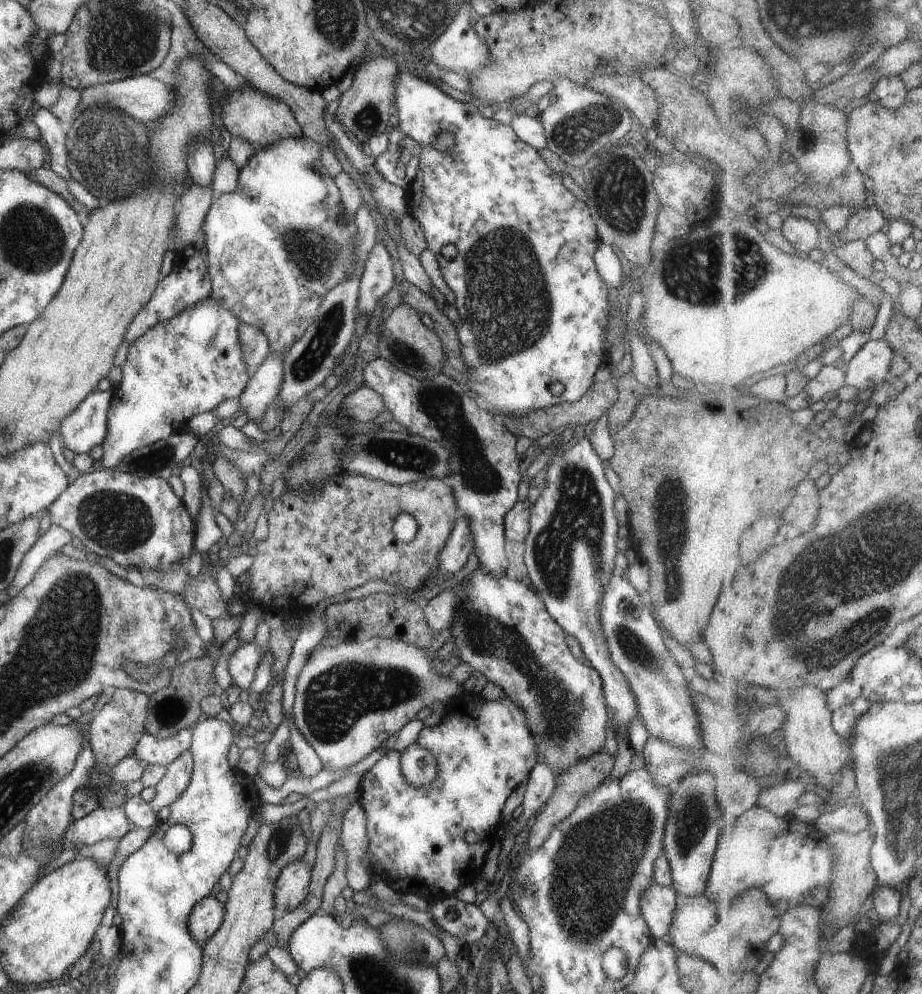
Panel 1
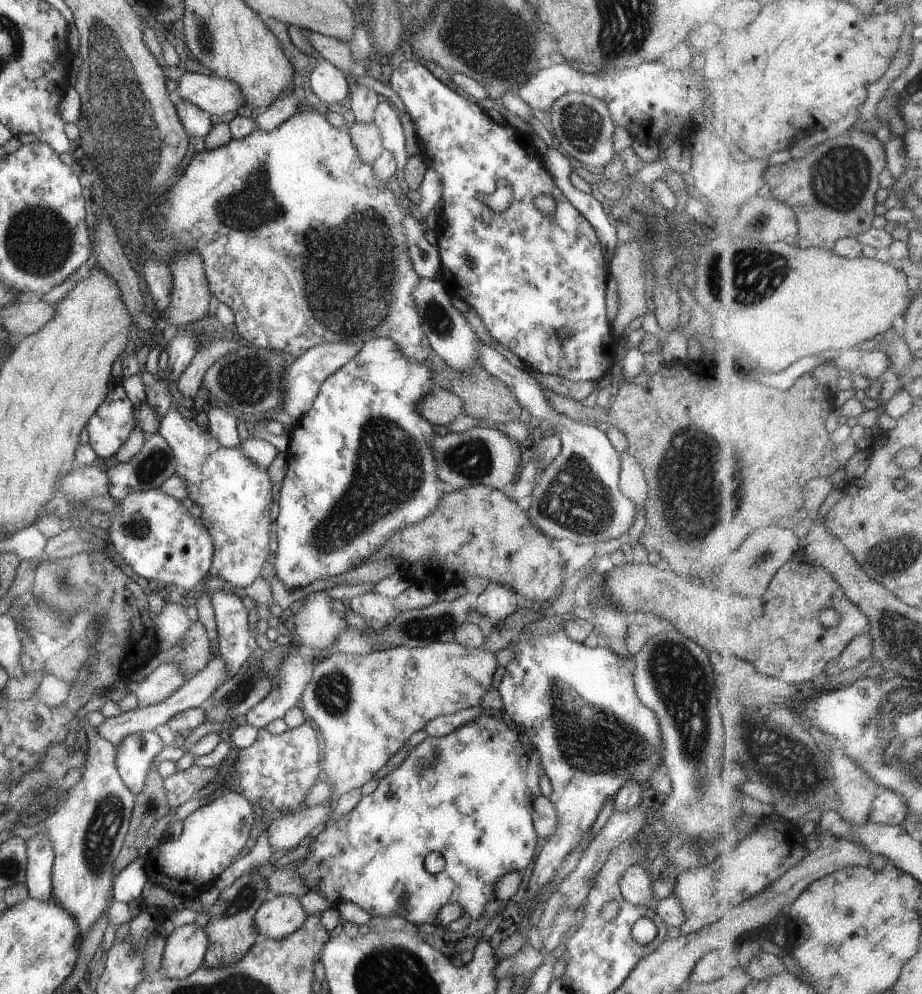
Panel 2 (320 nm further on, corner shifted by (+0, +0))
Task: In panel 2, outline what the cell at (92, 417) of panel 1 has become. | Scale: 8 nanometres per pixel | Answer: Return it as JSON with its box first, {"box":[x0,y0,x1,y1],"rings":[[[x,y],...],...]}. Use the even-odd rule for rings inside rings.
{"box":[86,381,136,457],"rings":[[[119,381],[109,383],[103,402],[86,422],[88,443],[97,457],[114,456],[136,426],[133,405]]]}

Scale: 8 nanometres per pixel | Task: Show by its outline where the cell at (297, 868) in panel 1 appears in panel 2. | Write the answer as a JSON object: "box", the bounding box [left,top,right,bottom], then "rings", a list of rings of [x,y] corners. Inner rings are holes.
{"box":[254,896,307,940],"rings":[[[271,896],[255,912],[254,926],[260,938],[281,940],[303,924],[307,913],[295,896]]]}

